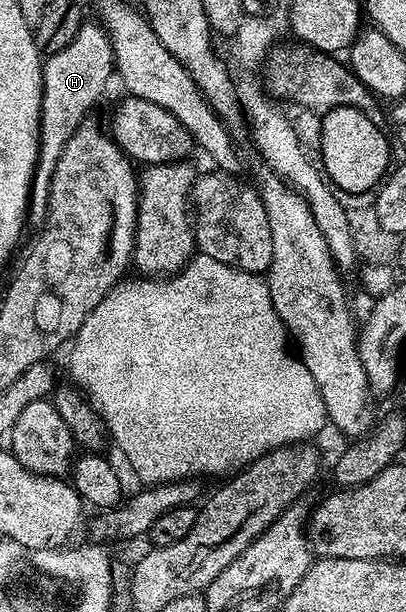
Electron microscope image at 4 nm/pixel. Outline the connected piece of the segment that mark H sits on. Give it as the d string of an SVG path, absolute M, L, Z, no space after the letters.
M95 20L84 21L82 28L77 32L77 36L73 36L73 40L69 40L69 44L66 48L61 48L61 52L56 54L46 55L43 63L43 95L41 96L41 120L39 121L39 159L35 165L35 175L31 180L31 196L29 199L29 214L32 219L42 220L47 215L47 201L49 200L49 184L53 180L53 168L57 168L57 160L61 160L61 151L65 148L65 144L69 142L69 136L73 136L73 132L82 124L82 122L88 121L91 109L99 102L99 97L107 90L107 81L113 78L113 71L115 68L115 53L111 47L111 41L107 35L106 30L103 29L102 25Z

